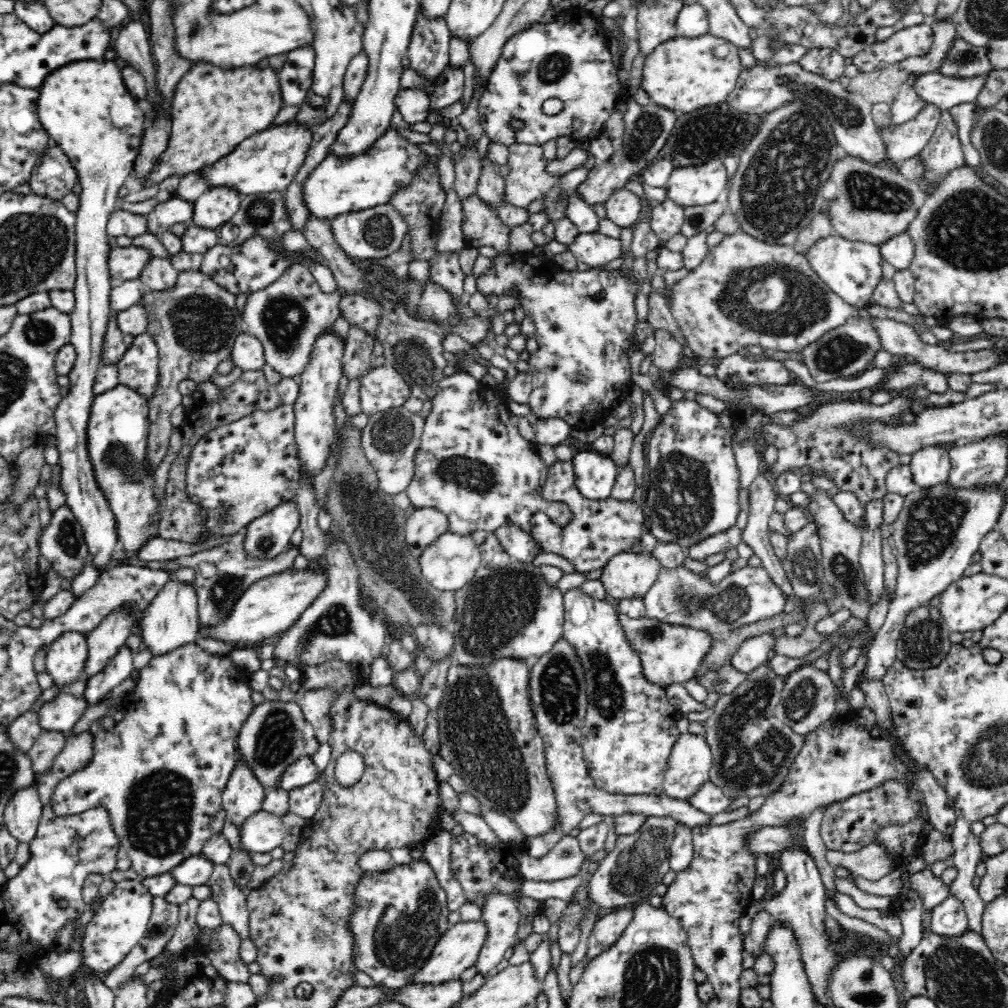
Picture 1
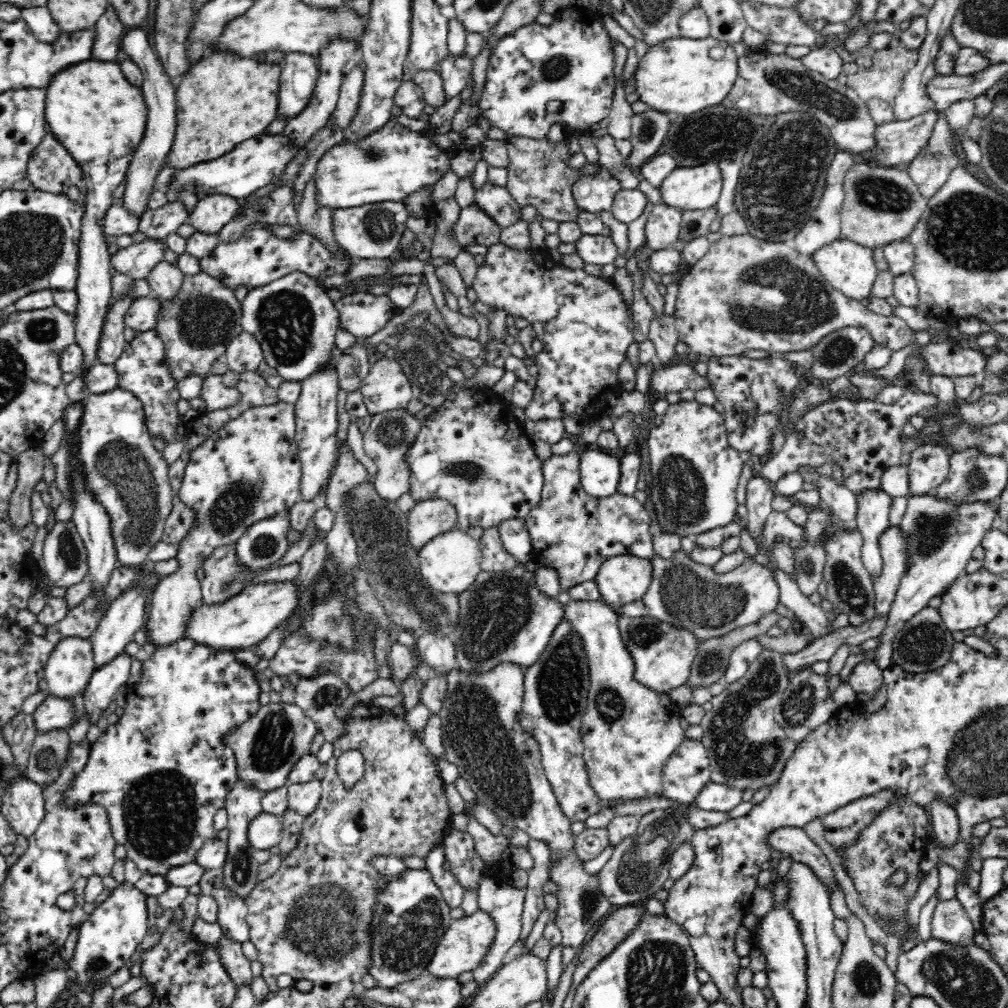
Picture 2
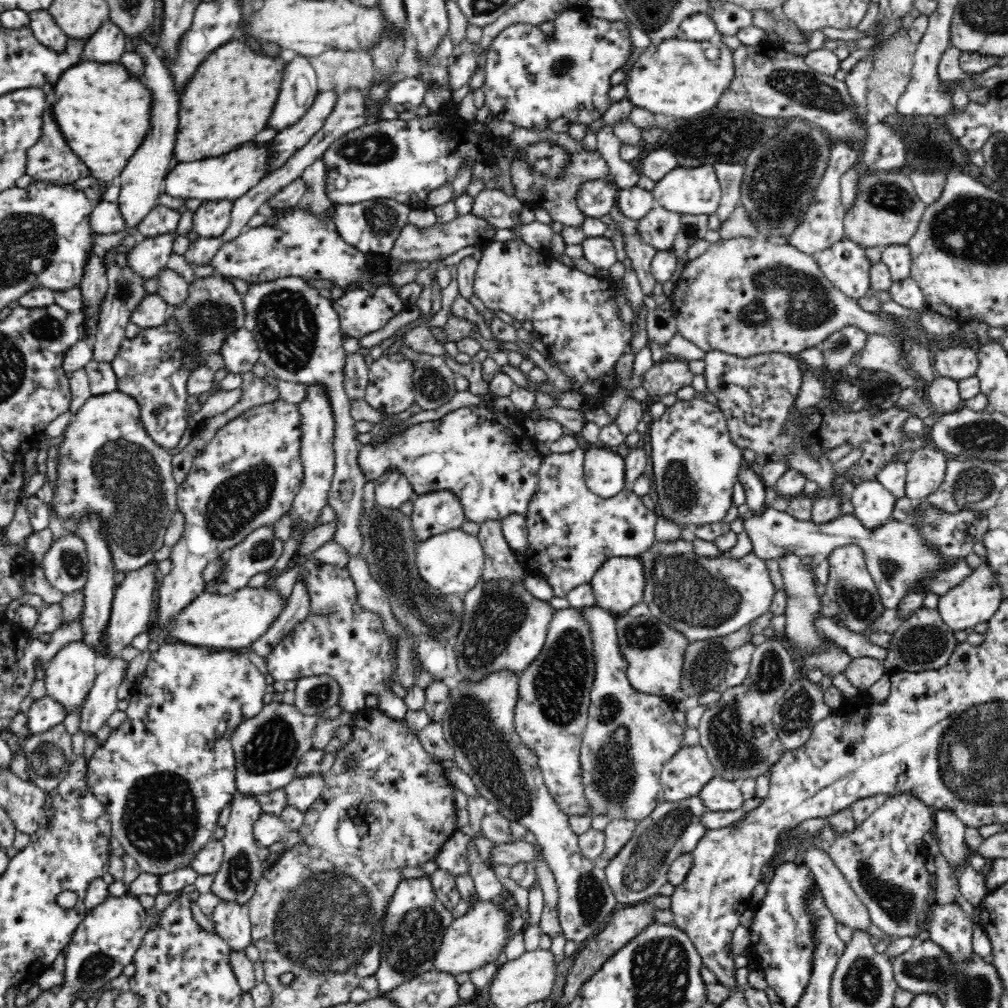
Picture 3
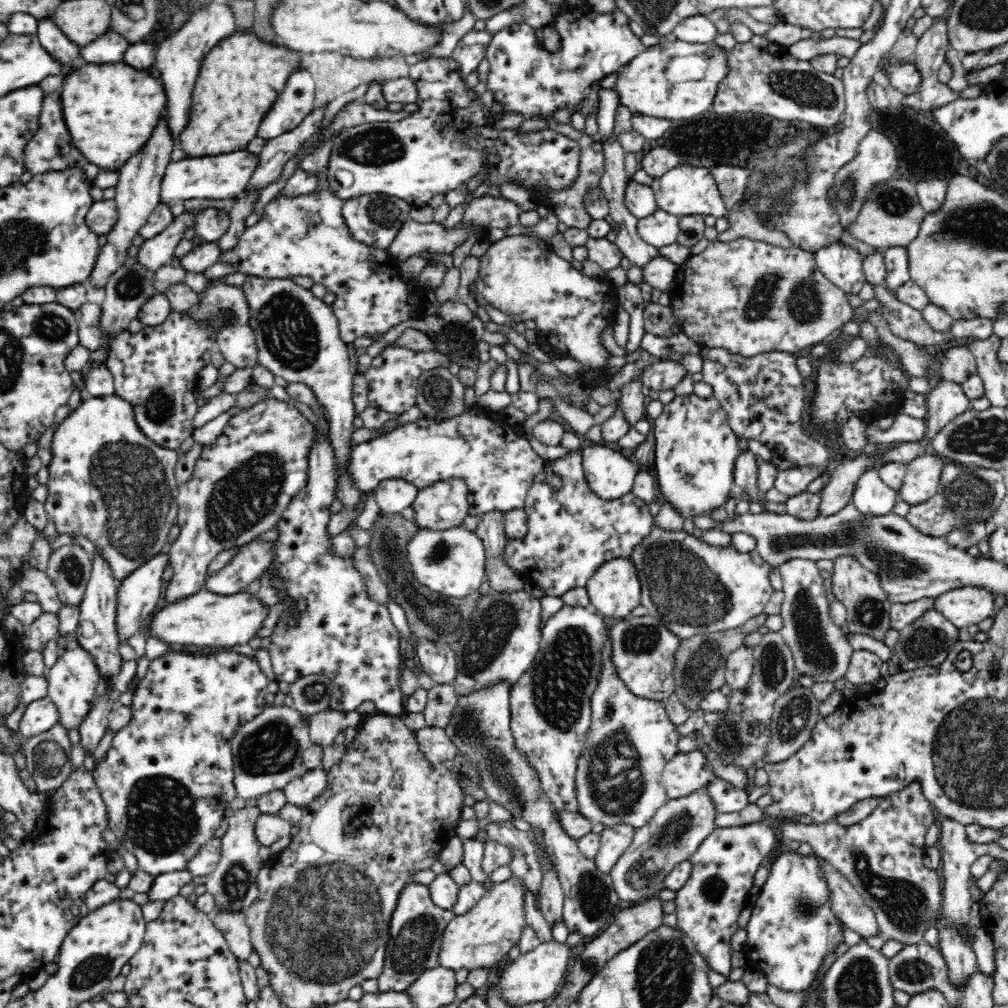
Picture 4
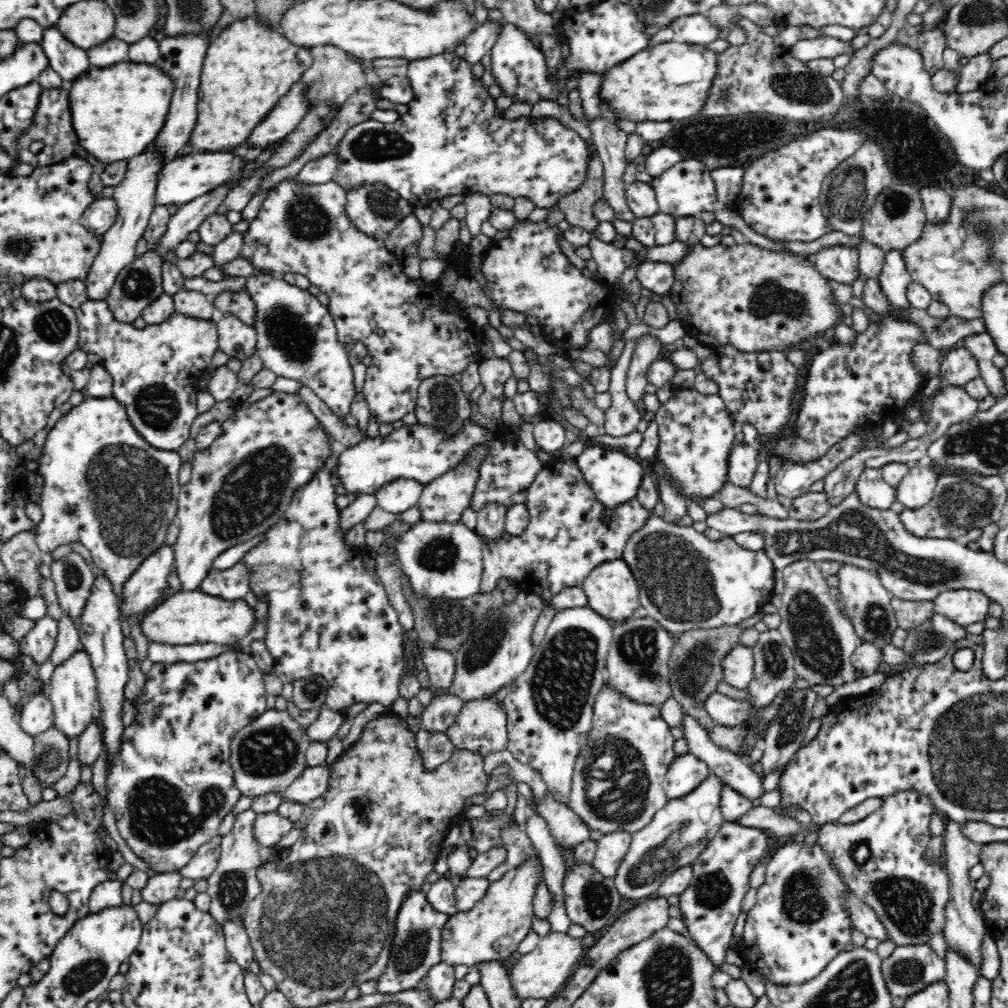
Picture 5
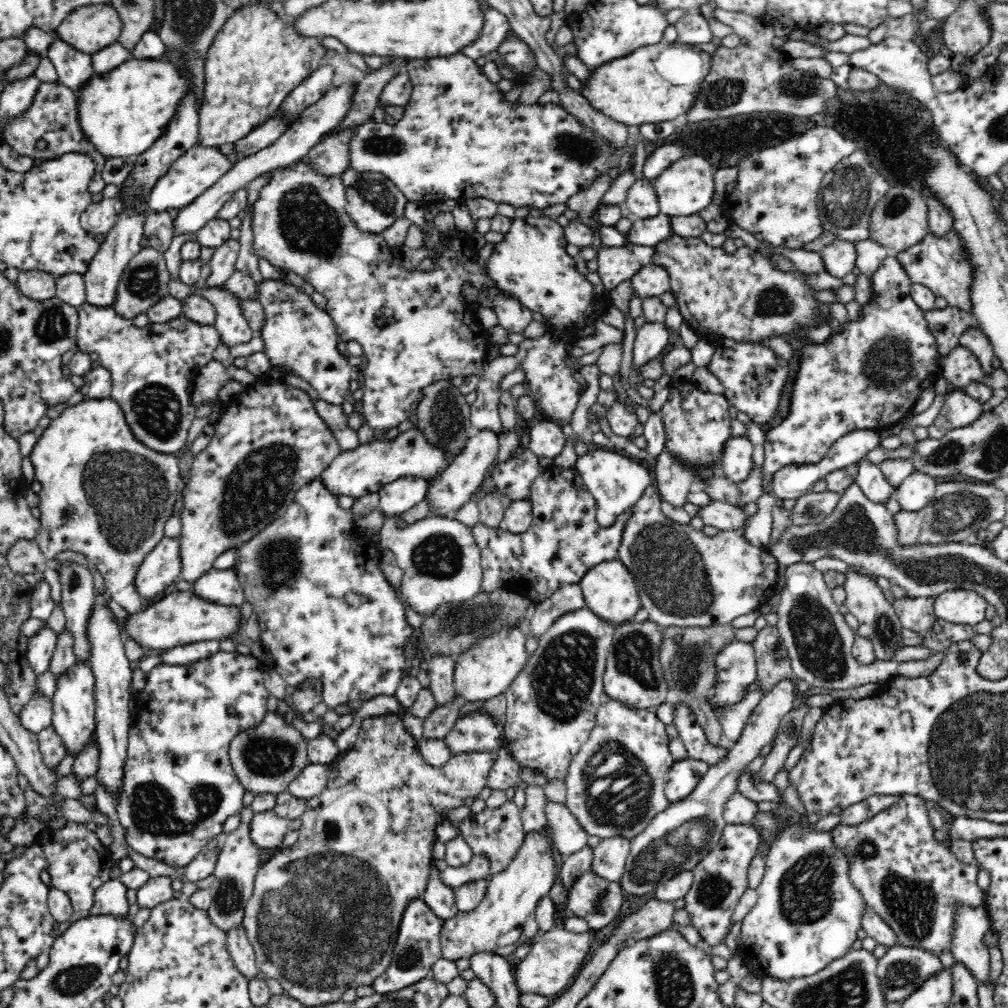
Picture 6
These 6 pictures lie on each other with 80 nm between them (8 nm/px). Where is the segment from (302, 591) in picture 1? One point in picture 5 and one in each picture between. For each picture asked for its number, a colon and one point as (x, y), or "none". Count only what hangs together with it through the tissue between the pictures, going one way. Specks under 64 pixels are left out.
2: (244, 620)
3: (233, 621)
4: (204, 619)
5: (189, 617)

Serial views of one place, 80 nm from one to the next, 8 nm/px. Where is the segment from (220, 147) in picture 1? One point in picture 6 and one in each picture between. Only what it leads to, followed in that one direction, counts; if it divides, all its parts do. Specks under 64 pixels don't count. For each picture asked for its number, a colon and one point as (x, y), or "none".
2: (222, 100)
3: (228, 100)
4: (240, 79)
5: (248, 67)
6: (256, 59)

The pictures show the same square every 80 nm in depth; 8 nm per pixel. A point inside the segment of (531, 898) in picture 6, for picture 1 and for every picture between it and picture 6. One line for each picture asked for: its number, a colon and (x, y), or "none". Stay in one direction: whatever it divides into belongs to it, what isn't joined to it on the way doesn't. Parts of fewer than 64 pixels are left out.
1: (458, 949)
2: (461, 949)
3: (471, 941)
4: (480, 938)
5: (491, 931)

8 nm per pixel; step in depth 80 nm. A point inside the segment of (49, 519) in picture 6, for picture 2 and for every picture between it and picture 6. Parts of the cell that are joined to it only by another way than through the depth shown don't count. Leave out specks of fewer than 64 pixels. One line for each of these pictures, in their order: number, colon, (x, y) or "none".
2: (130, 478)
3: (109, 464)
4: (109, 482)
5: (104, 486)

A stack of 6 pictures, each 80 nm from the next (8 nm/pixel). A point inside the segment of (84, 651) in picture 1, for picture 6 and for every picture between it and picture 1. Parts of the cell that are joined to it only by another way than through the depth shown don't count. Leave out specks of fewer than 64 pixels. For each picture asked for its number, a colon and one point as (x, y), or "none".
2: (68, 670)
3: (69, 676)
4: (72, 681)
5: (73, 686)
6: (73, 701)

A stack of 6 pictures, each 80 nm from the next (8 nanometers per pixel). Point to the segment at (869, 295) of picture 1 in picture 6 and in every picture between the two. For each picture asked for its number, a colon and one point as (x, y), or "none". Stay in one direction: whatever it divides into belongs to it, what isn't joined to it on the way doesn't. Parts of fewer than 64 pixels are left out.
2: (849, 267)
3: (844, 264)
4: (842, 264)
5: (840, 263)
6: (839, 258)

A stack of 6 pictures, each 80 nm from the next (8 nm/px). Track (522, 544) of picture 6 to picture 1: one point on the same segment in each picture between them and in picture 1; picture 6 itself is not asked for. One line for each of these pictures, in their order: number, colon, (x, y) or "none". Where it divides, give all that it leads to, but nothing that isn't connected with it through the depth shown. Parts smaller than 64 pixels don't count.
1: (599, 530)
2: (575, 532)
3: (571, 531)
4: (571, 531)
5: (569, 533)

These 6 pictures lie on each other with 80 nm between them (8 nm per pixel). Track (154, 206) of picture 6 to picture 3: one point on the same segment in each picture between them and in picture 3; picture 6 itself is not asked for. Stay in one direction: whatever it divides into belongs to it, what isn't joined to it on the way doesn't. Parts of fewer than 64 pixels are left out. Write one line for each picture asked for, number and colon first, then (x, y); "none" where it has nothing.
3: (229, 176)
4: (226, 176)
5: (184, 179)

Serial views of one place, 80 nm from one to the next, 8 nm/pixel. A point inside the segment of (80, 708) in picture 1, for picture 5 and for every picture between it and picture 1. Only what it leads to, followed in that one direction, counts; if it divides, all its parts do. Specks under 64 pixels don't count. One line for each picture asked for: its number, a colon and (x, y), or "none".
2: (56, 713)
3: (45, 713)
4: (40, 715)
5: (37, 716)

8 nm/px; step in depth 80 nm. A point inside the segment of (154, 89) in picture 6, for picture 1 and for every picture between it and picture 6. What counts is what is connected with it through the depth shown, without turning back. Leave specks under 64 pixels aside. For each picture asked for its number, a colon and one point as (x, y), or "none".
1: (84, 106)
2: (100, 118)
3: (103, 115)
4: (110, 110)
5: (117, 111)

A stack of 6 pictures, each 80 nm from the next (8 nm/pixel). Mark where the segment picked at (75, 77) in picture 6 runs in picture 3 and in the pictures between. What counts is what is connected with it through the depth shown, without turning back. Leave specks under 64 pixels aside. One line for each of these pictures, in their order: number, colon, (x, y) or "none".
3: (41, 22)
4: (61, 48)
5: (66, 59)

